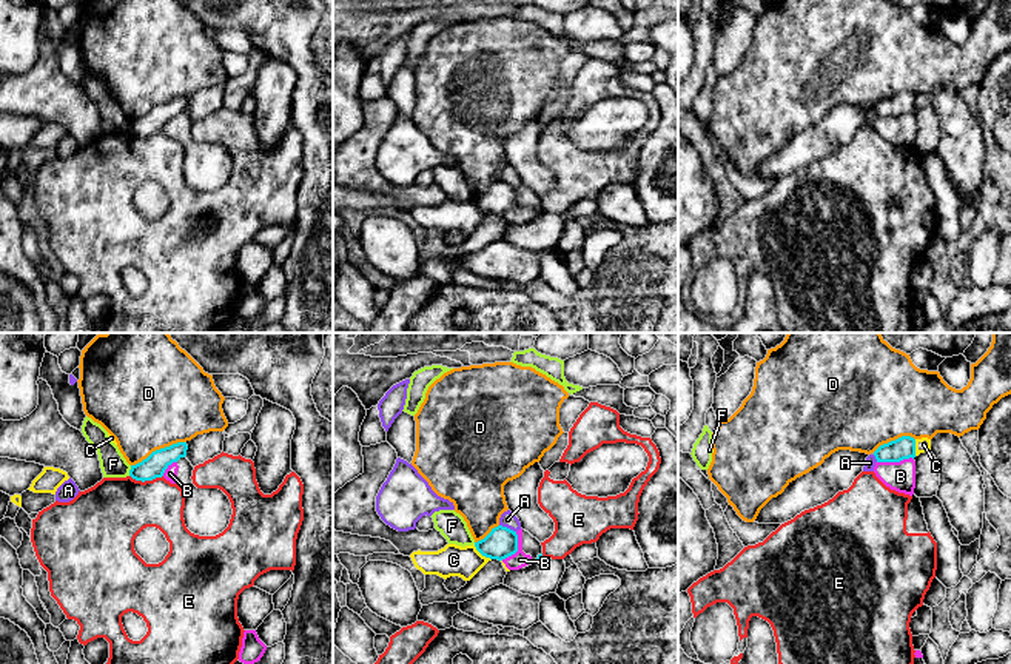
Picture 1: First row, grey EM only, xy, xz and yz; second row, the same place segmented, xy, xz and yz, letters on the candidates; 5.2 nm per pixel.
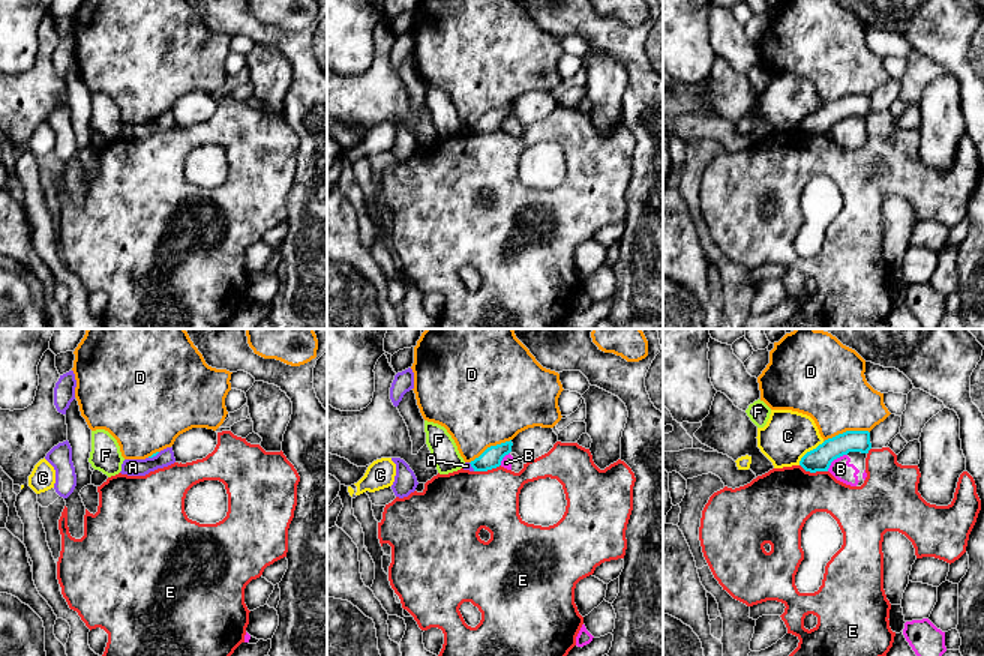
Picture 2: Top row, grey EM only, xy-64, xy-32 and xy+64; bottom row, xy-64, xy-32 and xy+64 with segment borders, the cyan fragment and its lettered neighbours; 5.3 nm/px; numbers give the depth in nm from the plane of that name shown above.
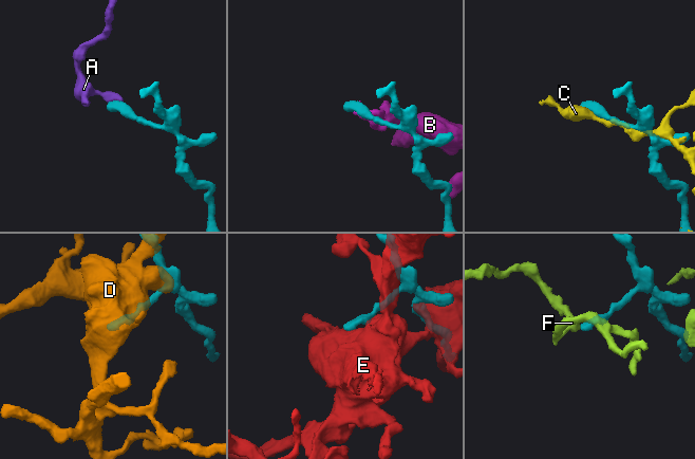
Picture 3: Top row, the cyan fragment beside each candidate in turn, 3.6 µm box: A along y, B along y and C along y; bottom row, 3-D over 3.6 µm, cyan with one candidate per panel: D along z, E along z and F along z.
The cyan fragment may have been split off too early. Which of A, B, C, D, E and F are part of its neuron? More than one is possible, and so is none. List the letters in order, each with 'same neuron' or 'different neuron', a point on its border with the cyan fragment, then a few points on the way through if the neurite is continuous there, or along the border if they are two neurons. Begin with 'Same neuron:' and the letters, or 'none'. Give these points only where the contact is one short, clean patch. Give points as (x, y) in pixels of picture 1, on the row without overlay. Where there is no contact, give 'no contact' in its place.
Same neuron: none
A: different neuron; contact xz (506, 182); border xz (500, 179), (515, 187)
B: different neuron; contact yz (894, 116); border yz (913, 113), (877, 117)
C: different neuron; contact xz (481, 208)
D: different neuron; contact xy (157, 105)
E: different neuron; contact xy (147, 134)
F: different neuron; contact xy (130, 125); border xy (131, 120), (128, 130)

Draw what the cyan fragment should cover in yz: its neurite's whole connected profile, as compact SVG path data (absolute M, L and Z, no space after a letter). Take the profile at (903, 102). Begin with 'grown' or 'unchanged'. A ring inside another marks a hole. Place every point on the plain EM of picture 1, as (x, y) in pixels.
unchanged; M902 91L895 96L880 100L874 111L877 117L900 117L903 114L915 112L915 94Z

